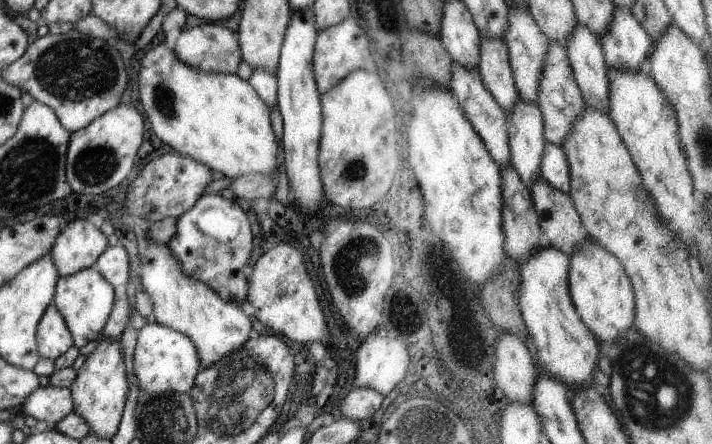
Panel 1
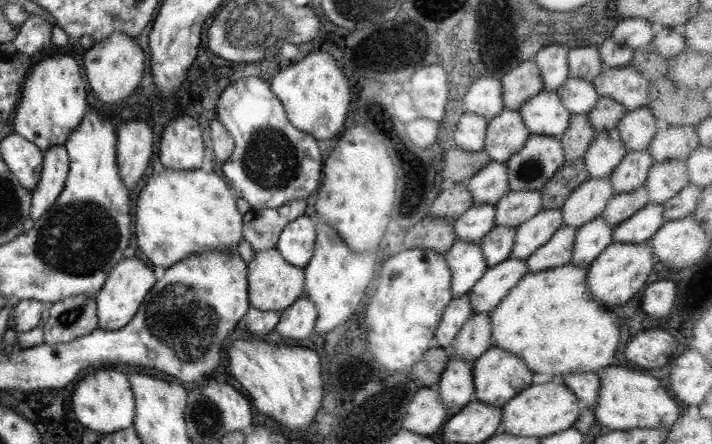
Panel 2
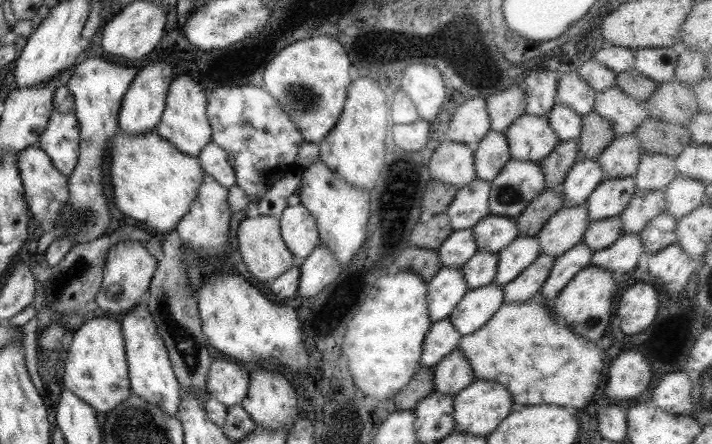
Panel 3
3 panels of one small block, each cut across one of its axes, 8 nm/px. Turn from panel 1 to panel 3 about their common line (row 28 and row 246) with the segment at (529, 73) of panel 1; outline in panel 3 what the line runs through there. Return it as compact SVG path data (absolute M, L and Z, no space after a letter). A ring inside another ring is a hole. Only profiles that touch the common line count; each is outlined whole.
M517 236L498 252L494 283L503 286L527 268L539 255L540 248L533 236Z

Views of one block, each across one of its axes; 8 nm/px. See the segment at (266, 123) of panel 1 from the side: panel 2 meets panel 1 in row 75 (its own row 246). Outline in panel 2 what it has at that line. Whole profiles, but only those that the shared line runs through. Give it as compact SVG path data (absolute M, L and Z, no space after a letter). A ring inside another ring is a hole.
M200 169L193 170L155 170L145 186L141 188L135 202L135 242L149 264L164 268L175 264L189 255L219 249L236 249L242 238L242 214L237 211L236 198L227 184L211 172Z

